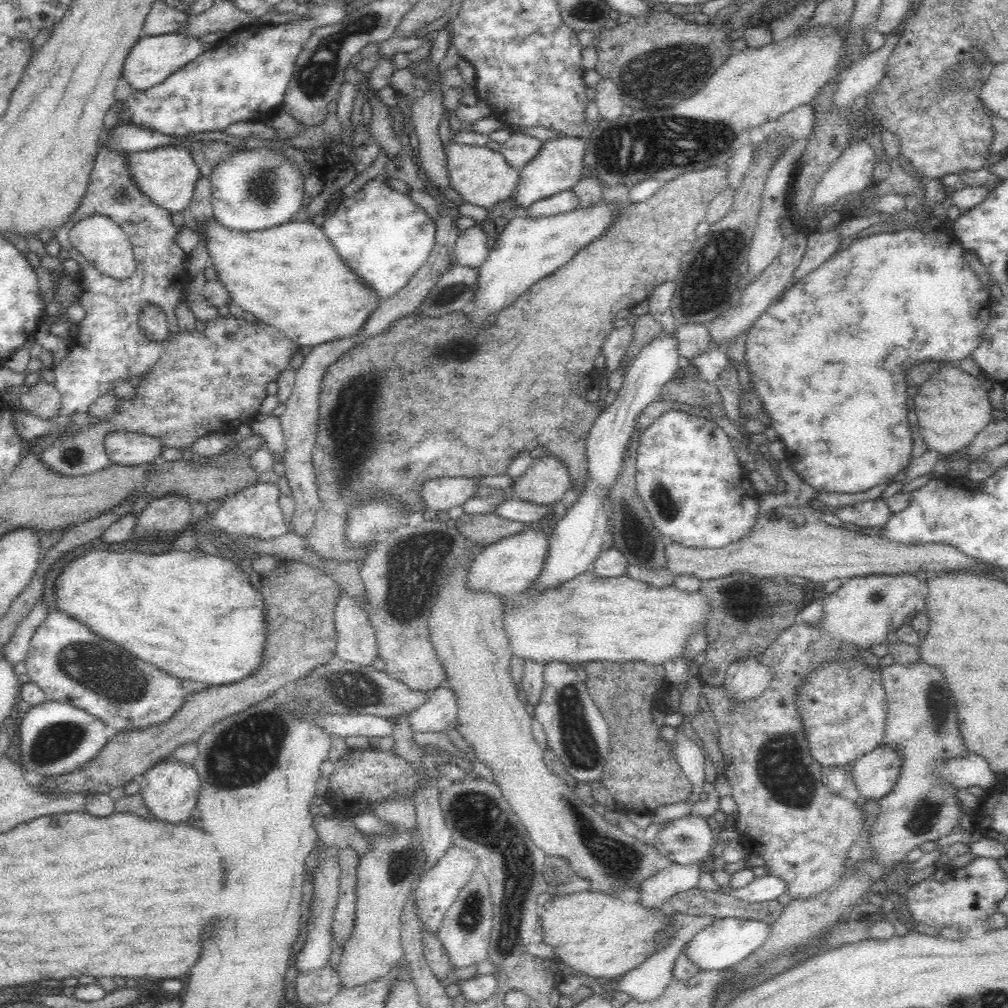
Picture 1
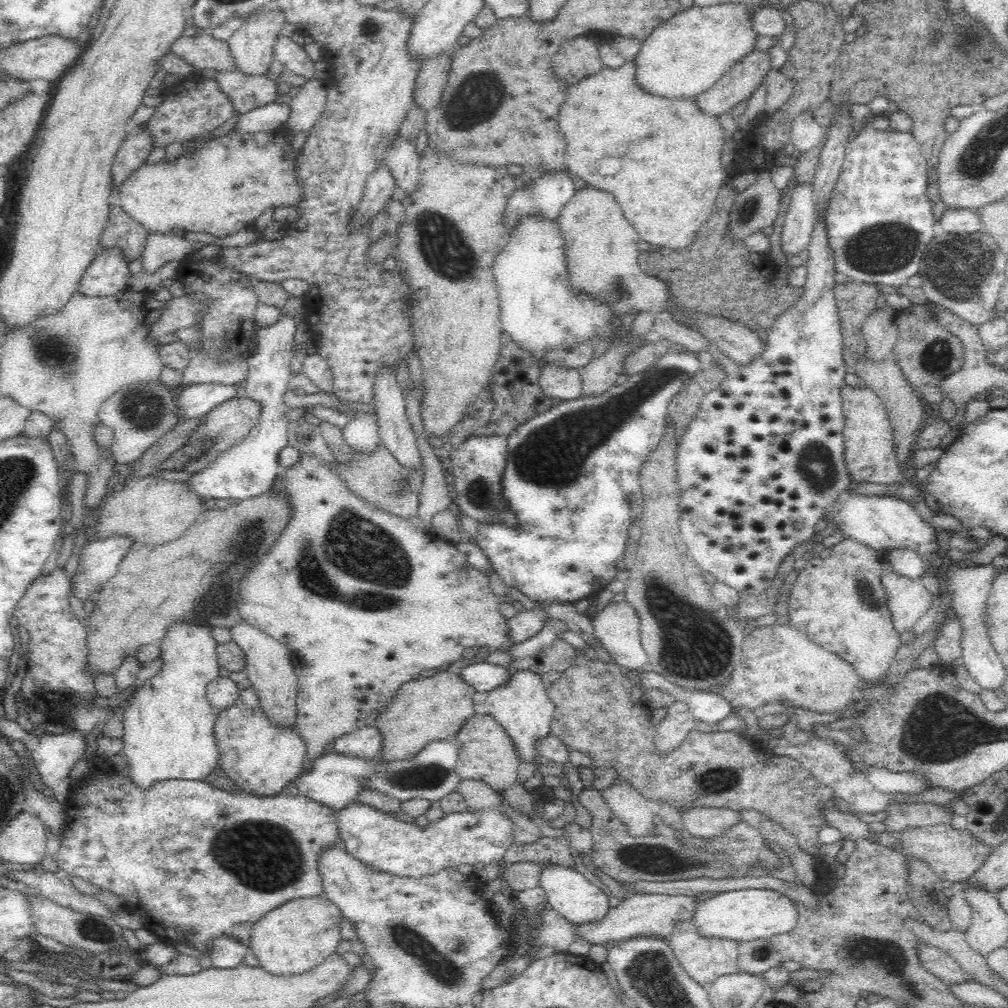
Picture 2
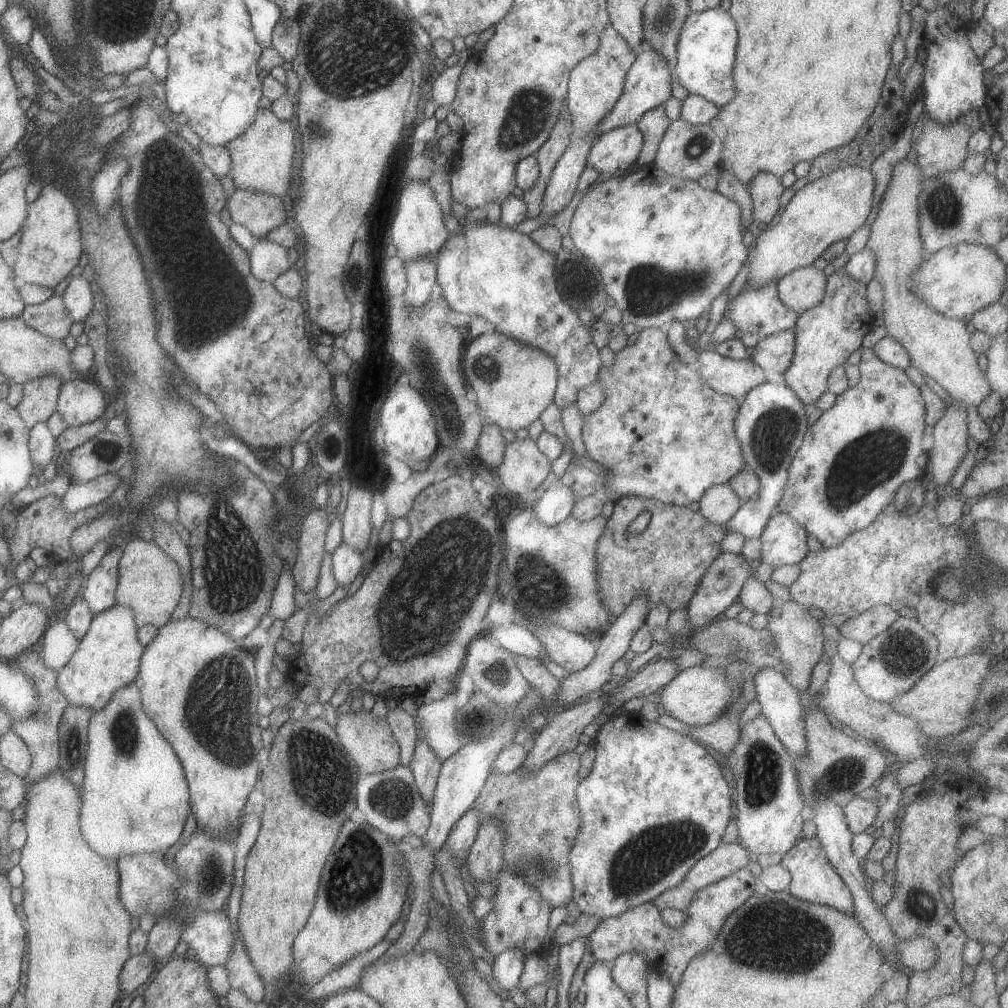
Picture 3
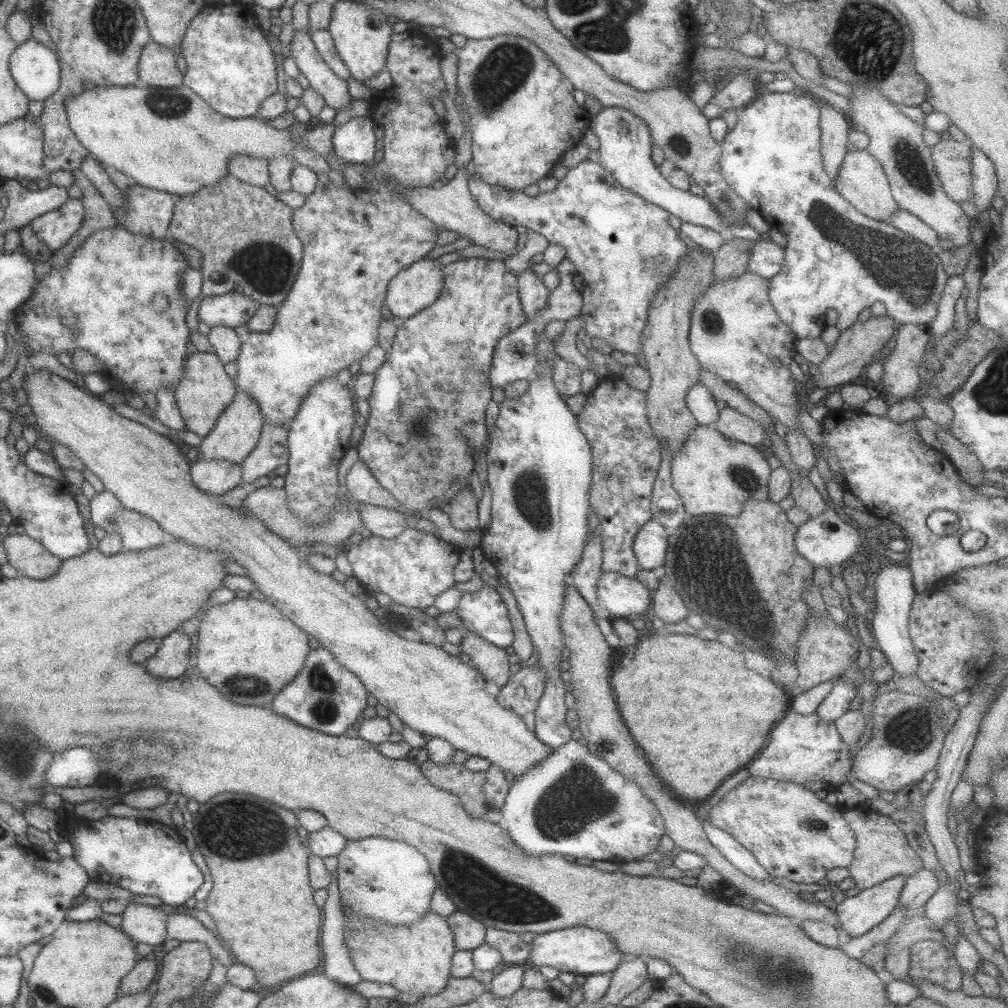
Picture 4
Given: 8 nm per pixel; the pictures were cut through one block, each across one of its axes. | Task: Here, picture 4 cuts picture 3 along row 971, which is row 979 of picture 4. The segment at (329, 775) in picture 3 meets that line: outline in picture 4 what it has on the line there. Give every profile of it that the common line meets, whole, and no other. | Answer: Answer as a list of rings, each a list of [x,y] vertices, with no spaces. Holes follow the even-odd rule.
[[[230,792],[218,794],[210,802],[200,804],[198,814],[194,816],[194,830],[192,830],[192,834],[196,836],[197,847],[204,855],[204,860],[211,872],[211,881],[213,883],[209,897],[205,900],[207,902],[205,910],[215,922],[215,932],[222,940],[222,943],[231,949],[231,954],[236,962],[249,965],[254,970],[256,978],[258,978],[259,988],[268,991],[274,991],[278,989],[277,986],[280,986],[280,984],[296,979],[304,973],[313,972],[316,966],[320,964],[320,944],[318,943],[318,938],[320,938],[323,911],[316,905],[312,896],[315,890],[310,886],[309,882],[310,850],[305,843],[300,841],[298,828],[299,820],[296,812],[282,808],[282,806],[276,806],[276,804],[272,804],[268,800],[260,800],[256,796],[246,796],[246,794],[236,794],[236,804],[234,804],[234,794],[230,794]]]

